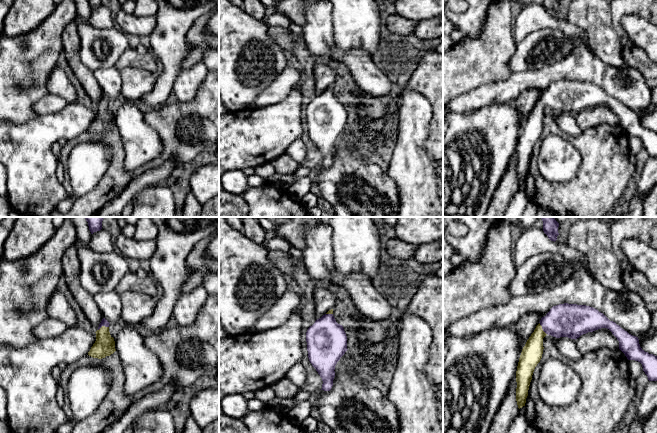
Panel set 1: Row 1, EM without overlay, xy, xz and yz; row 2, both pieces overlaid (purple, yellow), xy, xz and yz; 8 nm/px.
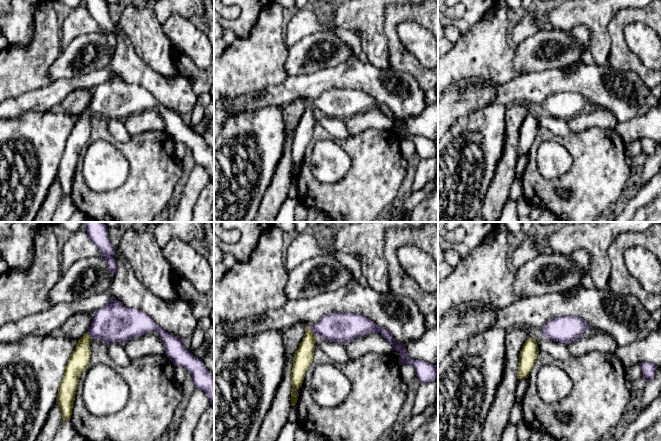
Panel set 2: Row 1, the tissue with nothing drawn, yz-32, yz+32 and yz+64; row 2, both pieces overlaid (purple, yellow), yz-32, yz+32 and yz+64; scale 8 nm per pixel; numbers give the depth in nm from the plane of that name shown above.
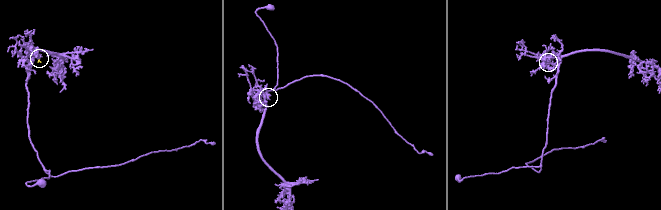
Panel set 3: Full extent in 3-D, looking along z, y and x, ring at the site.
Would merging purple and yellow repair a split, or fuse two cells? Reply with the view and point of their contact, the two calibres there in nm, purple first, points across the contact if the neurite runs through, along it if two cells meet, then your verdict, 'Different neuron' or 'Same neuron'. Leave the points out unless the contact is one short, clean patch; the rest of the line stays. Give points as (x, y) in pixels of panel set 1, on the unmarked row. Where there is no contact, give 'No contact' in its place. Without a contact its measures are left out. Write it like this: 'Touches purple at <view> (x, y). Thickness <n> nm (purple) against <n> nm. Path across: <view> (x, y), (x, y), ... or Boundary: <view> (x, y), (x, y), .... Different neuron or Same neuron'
Touches purple at yz (542, 104). Thickness 280 nm (purple) against 170 nm. Path across: yz (564, 96), (548, 100), (542, 104), (536, 113), (531, 130). Same neuron

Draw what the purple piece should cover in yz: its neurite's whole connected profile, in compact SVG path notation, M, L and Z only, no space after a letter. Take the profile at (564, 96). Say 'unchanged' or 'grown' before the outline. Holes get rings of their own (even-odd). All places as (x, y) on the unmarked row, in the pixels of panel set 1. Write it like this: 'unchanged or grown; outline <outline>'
grown; outline M559 80L541 94L534 108L522 125L516 147L516 177L518 184L525 182L535 143L543 130L543 114L548 110L556 114L577 115L581 111L607 104L619 117L619 125L628 136L642 140L649 157L657 157L657 132L645 128L636 112L629 110L615 98L610 97L597 85L577 80Z

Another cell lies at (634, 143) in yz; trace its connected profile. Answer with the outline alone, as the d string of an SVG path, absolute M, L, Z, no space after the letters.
M628 136L628 146L630 154L637 154L643 146L642 140L635 136Z

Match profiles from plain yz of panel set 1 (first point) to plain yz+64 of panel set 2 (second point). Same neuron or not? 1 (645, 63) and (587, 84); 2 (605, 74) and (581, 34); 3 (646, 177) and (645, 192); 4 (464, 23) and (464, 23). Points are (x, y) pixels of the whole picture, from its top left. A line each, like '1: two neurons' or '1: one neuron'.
1: two neurons
2: two neurons
3: two neurons
4: one neuron

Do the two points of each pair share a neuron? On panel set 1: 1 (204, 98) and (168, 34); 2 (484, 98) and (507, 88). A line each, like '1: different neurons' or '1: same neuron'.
1: different neurons
2: same neuron

